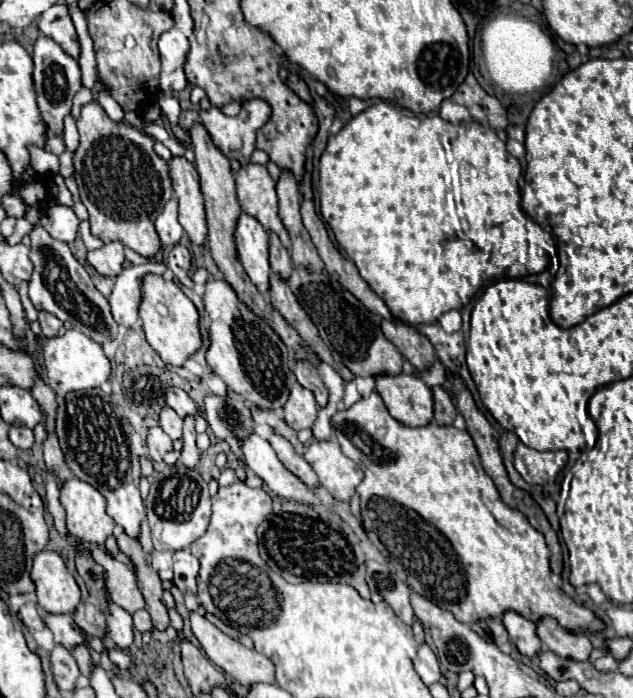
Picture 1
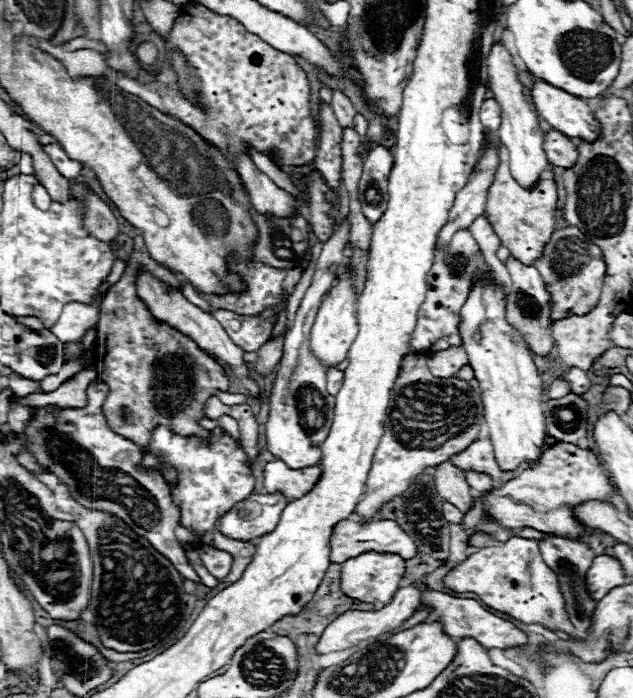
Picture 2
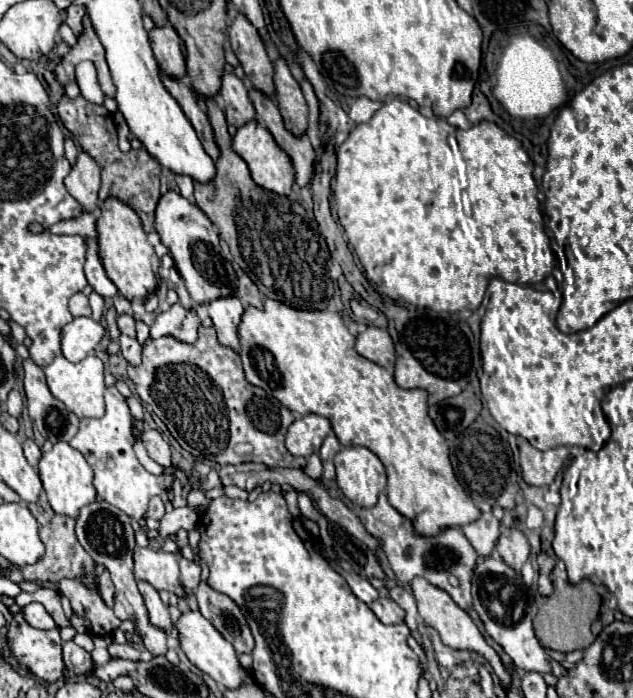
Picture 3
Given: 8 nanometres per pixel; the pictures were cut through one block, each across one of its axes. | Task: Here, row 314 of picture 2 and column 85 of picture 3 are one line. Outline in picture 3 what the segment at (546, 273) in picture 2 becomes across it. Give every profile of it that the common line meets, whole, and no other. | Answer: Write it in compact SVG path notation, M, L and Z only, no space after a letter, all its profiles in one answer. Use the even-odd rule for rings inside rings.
M56 514L46 526L40 528L40 538L46 546L46 554L44 558L34 564L34 566L24 566L22 570L14 568L14 570L6 570L6 576L12 580L12 582L22 582L22 580L38 580L42 584L46 582L60 582L62 578L76 578L76 576L82 576L86 574L86 582L88 584L94 584L94 578L90 576L92 572L92 558L88 556L88 552L80 546L76 534L74 534L74 524L76 520L74 518L68 518L68 516L60 516Z

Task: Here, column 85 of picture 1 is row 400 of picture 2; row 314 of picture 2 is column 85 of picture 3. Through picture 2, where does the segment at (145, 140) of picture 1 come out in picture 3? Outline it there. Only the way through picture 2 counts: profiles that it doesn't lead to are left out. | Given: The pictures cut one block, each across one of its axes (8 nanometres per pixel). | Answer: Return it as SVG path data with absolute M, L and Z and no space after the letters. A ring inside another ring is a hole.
M62 96L58 102L58 116L62 124L72 132L72 136L80 142L82 150L90 154L96 164L102 170L102 188L100 188L100 200L104 202L106 198L118 198L120 202L128 204L142 220L144 230L152 232L154 230L154 210L160 198L160 164L148 156L148 152L140 150L130 150L122 152L118 148L118 134L116 126L112 122L112 114L98 104L92 104L84 100L82 96L68 98Z

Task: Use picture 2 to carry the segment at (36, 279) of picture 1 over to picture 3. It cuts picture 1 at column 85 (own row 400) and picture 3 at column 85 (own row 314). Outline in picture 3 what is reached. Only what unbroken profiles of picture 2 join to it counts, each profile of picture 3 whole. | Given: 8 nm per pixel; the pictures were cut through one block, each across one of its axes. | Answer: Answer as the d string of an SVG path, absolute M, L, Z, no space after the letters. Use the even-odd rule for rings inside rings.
M76 292L70 298L70 314L72 316L92 316L90 304L88 304L88 296L84 296L82 292Z

